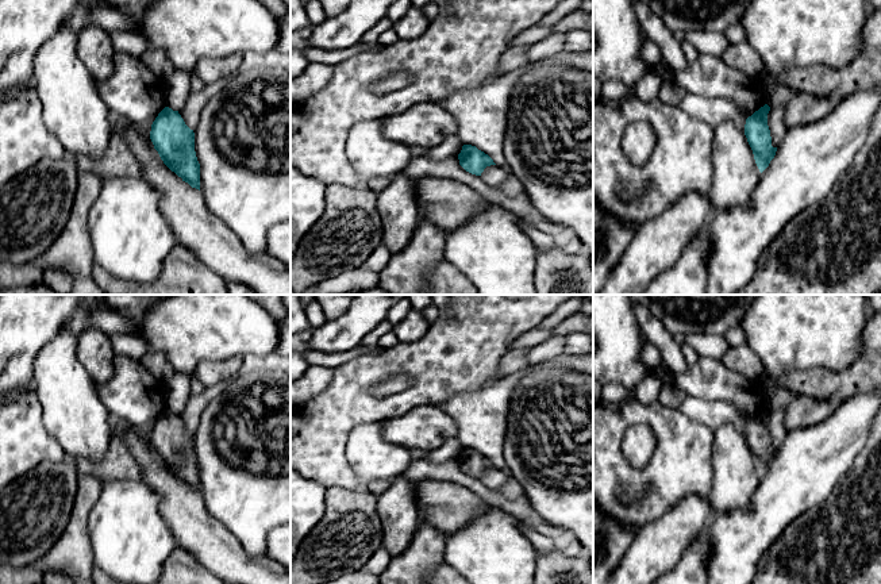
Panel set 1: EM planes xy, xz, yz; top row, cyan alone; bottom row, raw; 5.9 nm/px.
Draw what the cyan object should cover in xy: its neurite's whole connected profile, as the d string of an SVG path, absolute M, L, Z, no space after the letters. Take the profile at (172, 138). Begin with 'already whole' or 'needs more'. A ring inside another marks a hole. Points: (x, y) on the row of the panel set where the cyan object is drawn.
already whole; M165 107L151 124L150 139L163 164L182 181L200 191L195 132L185 124L178 111Z

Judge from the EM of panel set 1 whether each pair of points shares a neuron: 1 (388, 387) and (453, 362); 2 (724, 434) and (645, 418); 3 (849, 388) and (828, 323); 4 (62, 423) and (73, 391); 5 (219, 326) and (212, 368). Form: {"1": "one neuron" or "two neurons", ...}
{"1": "two neurons", "2": "two neurons", "3": "two neurons", "4": "one neuron", "5": "two neurons"}

